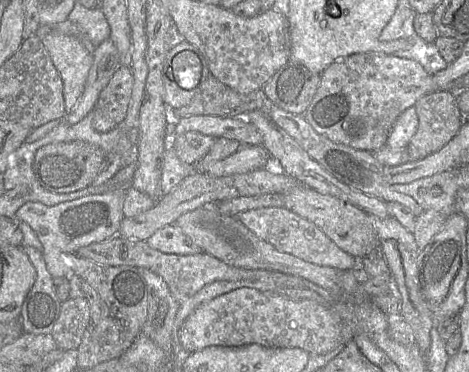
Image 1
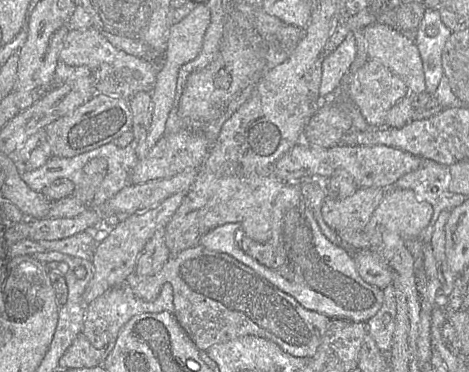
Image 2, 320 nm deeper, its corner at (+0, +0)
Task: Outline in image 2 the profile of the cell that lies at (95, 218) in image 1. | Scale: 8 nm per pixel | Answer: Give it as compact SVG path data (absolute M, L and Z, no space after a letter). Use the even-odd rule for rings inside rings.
M205 4L196 6L180 22L172 25L169 30L167 47L164 56L159 61L159 69L155 86L151 90L153 102L152 123L146 138L143 141L136 141L135 150L138 161L145 158L151 148L166 133L165 127L168 115L175 104L175 89L179 68L185 63L193 60L199 53L205 31L210 22L210 10Z

